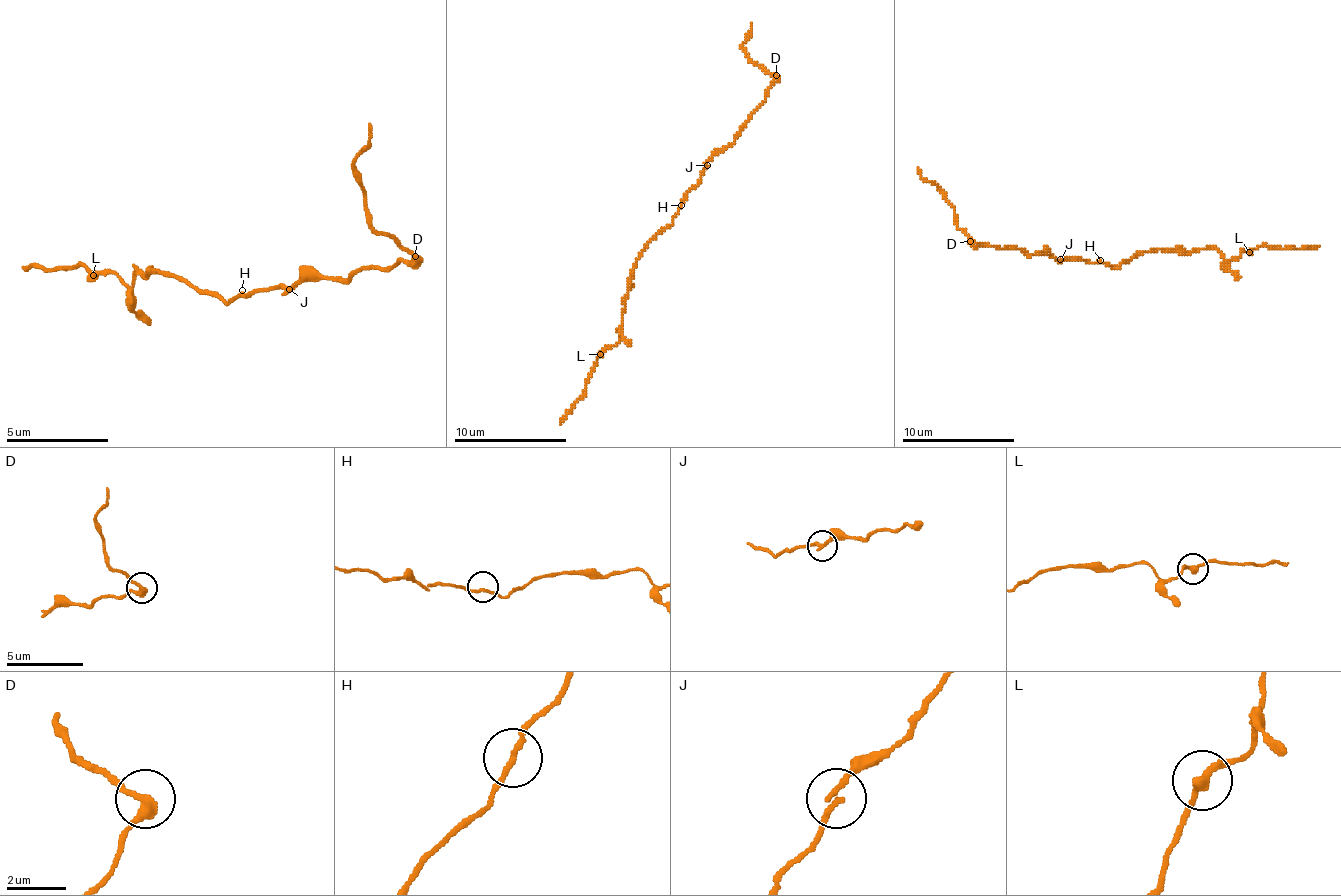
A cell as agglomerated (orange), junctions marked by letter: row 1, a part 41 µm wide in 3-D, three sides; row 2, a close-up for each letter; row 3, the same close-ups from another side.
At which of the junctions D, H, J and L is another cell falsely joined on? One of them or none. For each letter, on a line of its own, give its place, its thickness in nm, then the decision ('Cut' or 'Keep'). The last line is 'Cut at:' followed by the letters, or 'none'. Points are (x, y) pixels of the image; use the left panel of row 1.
D: Place: (415, 256). Thickness 320 nm. Keep
H: Place: (242, 290). Thickness 180 nm. Keep
J: Place: (289, 289). Thickness 190 nm. Keep
L: Place: (93, 275). Thickness 300 nm. Keep
Cut at: none

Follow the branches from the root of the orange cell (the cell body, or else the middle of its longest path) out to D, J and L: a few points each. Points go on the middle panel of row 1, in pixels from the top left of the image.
D: (681, 205), (681, 200), (701, 180), (703, 166), (734, 141), (734, 135), (765, 99), (765, 93), (776, 76)
J: (681, 205), (681, 200), (701, 180), (706, 166)
L: (681, 205), (673, 222), (647, 245), (636, 261), (622, 312), (619, 340), (600, 354)

